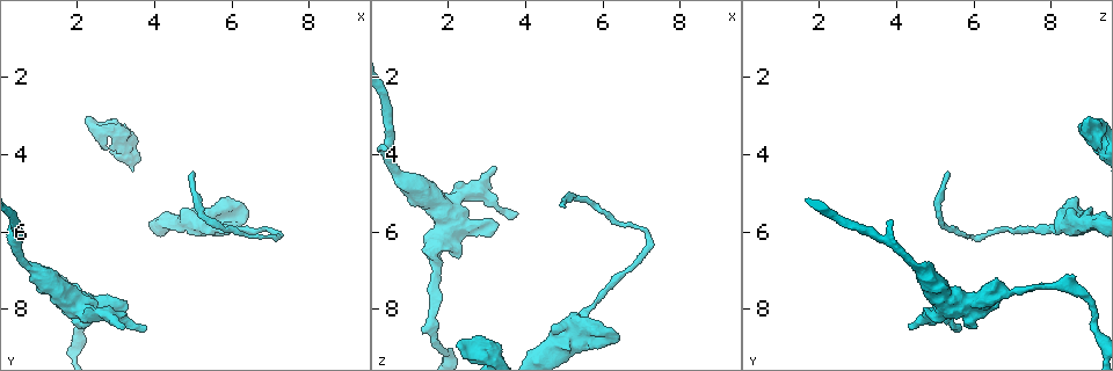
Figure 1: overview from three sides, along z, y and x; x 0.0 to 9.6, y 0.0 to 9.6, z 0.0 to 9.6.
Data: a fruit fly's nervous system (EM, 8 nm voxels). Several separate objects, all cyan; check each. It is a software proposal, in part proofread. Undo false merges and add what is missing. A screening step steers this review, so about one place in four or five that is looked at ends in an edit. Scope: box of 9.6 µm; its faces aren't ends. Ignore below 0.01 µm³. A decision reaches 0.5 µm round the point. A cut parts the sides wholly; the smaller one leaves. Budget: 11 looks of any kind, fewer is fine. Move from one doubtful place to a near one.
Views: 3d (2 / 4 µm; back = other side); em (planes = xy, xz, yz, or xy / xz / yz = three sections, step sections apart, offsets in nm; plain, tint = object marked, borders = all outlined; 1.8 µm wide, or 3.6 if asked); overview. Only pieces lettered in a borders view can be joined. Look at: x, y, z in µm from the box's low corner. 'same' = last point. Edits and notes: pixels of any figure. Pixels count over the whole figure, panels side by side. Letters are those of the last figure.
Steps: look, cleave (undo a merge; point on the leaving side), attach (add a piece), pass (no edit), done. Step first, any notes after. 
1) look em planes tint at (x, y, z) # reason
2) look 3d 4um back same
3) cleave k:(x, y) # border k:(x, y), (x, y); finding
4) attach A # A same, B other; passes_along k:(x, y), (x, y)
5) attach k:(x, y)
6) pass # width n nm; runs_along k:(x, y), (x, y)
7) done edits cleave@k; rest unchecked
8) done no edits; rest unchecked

look 3d 4um at (2.10, 8.05, 5.20) # four arms meet

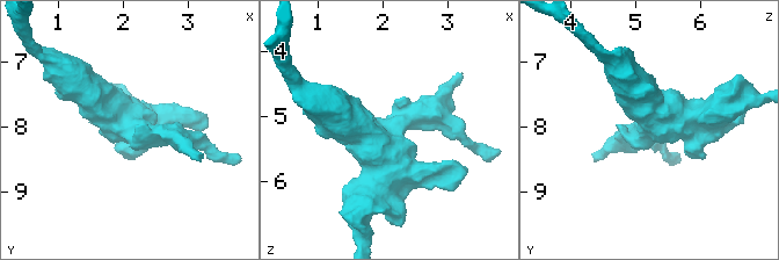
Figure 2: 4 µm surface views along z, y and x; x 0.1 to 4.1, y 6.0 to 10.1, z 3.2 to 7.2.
look em xz step 8 tint at (2.10, 8.00, 5.25) # shape alone is not enough

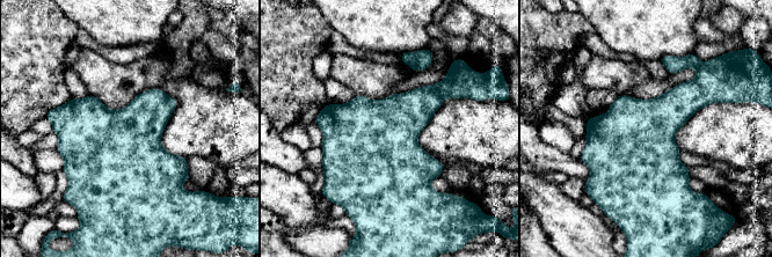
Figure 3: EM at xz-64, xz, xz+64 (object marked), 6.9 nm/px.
look em xz step 8 borders same

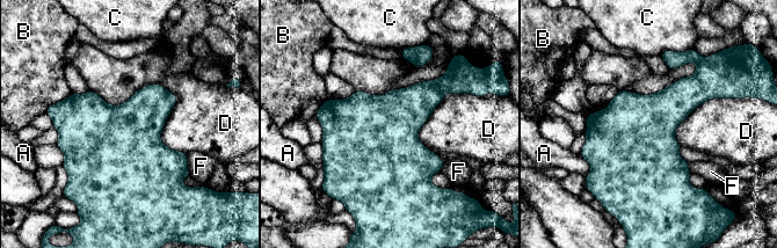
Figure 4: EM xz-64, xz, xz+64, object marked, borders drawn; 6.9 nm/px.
pass # width 550 nm; A other, B other, C other, D other, F other; one cell here

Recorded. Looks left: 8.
look 3d 2um at (5.05, 4.50, 5.30) # long arm stops here

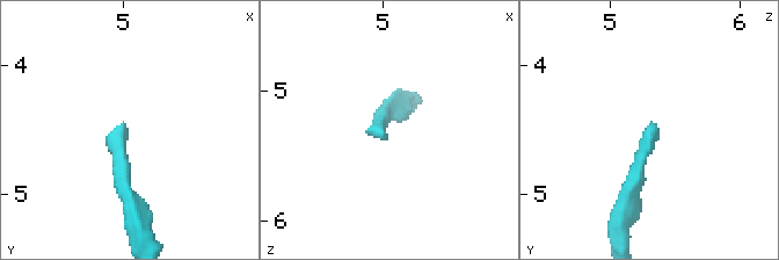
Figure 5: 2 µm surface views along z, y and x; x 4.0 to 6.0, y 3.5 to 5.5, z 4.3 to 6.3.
look em planes borders at (5.02, 4.50, 5.34) # need the tissue

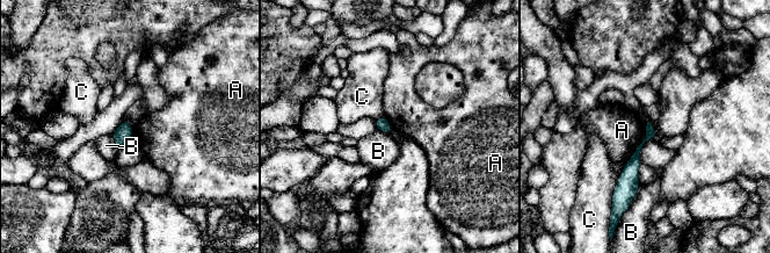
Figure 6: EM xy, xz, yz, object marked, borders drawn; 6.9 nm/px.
pass # A other, B other, C other; no lettered piece goes on from it

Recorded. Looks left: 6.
look em planes borders at (1.60, 7.40, 7.60) # sudden change in width

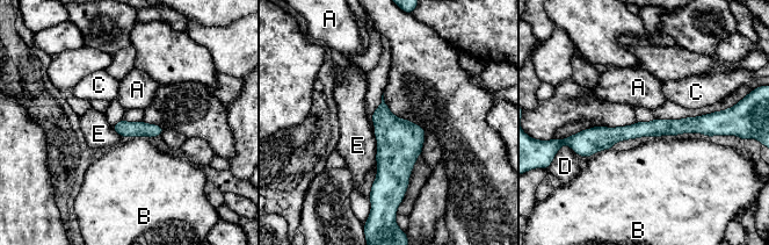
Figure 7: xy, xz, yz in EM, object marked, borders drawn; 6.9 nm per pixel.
pass # A other, B other, C other, D other, E other; one cell here

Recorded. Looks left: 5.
look em planes borders at (5.20, 5.75, 8.40) # two arms at a narrow angle

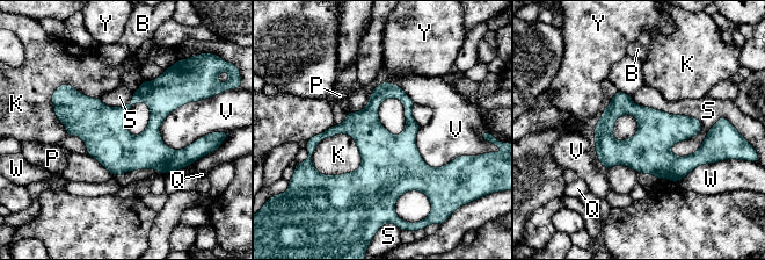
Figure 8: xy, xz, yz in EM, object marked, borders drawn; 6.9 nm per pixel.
pass # B other, K other, P other, Q other, S other, V other, W other, Y other; runs_along 8:(58, 106), (122, 152), (188, 154); all the same cell

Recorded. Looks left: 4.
done no edits; rest unchecked

